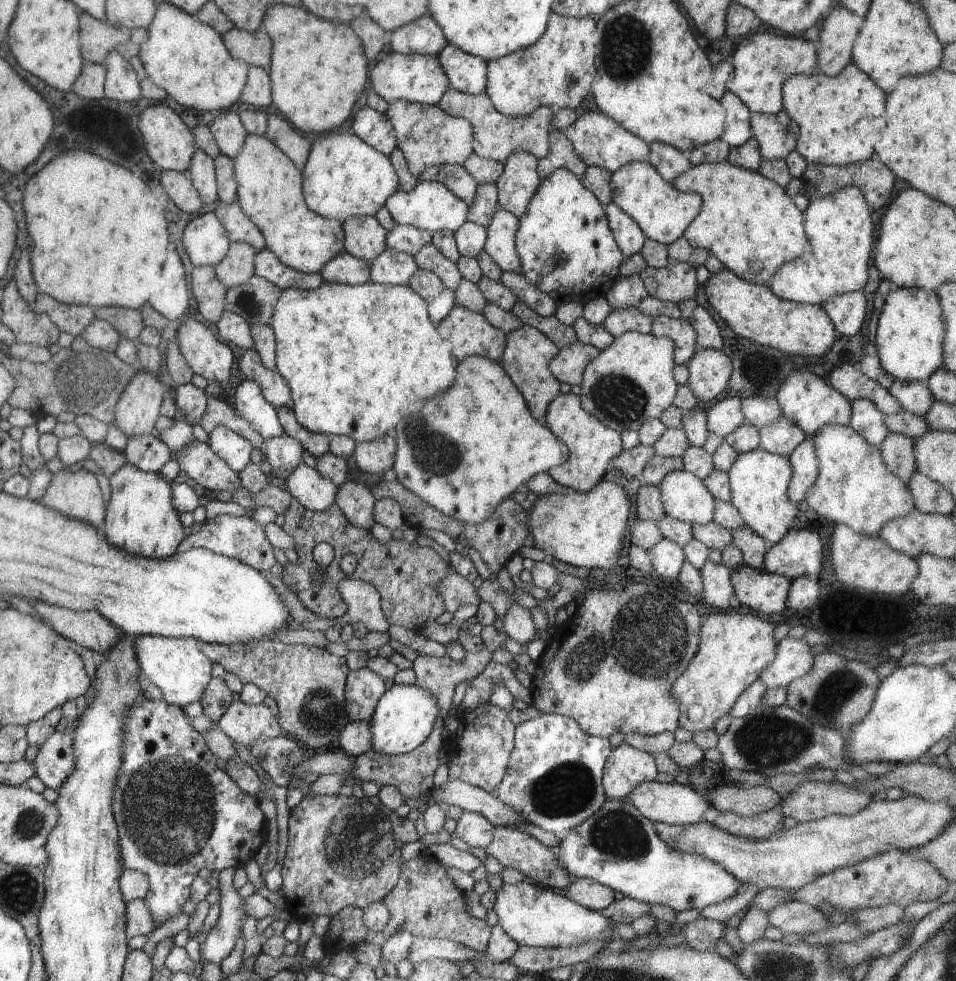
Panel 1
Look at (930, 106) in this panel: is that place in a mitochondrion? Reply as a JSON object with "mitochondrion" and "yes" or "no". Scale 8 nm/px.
{"mitochondrion":"no"}

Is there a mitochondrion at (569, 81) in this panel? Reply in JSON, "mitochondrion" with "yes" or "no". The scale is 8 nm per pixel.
{"mitochondrion":"yes"}

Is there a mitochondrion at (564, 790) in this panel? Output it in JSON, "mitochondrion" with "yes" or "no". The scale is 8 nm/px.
{"mitochondrion":"yes"}

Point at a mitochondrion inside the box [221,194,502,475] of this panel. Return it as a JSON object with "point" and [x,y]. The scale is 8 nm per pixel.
{"point":[245,301]}

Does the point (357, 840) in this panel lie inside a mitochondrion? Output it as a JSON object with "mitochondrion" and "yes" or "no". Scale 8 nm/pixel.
{"mitochondrion":"yes"}

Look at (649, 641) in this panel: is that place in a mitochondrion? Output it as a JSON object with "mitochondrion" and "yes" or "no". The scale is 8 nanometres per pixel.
{"mitochondrion":"yes"}

